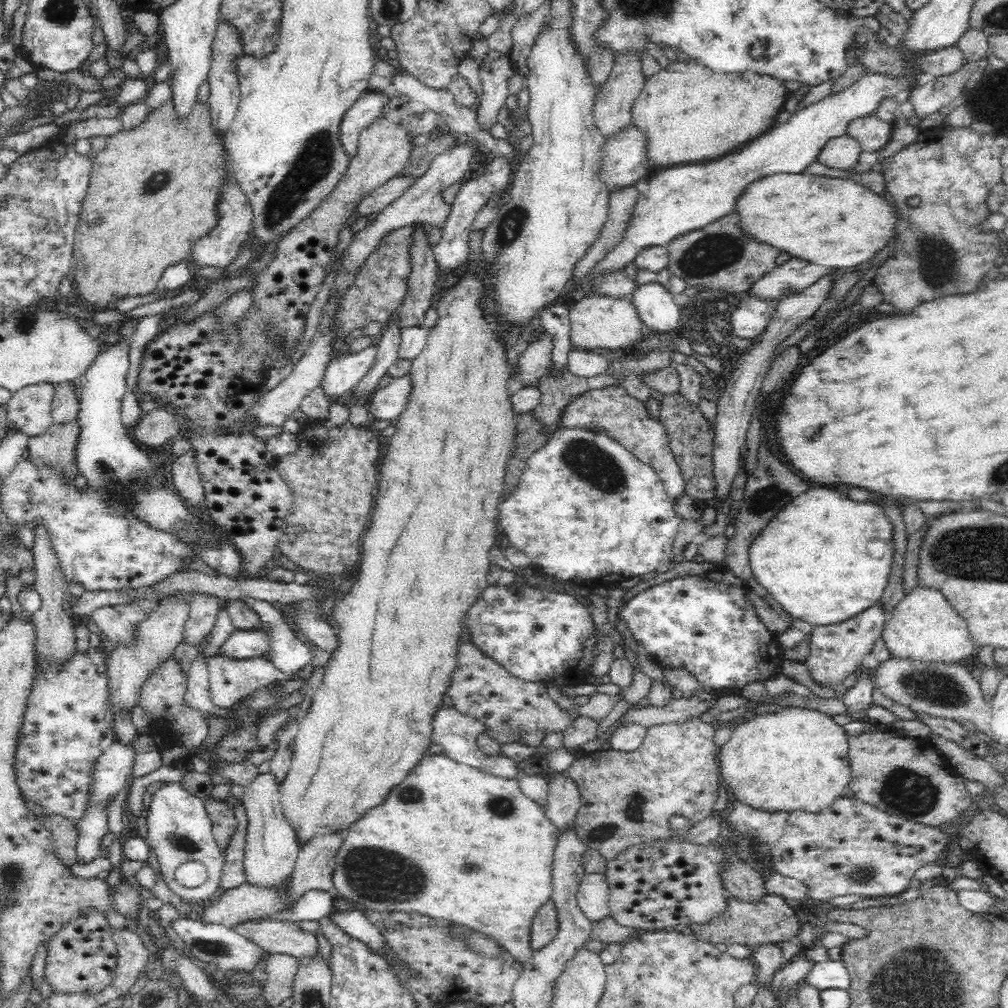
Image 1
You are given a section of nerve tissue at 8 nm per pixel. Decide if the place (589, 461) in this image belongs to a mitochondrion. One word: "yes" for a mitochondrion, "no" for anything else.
yes

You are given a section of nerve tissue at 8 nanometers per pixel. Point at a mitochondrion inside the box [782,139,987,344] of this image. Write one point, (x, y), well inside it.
(937, 267)

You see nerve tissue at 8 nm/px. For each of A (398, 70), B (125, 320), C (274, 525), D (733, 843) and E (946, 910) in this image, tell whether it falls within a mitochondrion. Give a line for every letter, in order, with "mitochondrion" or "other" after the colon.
A: other
B: other
C: other
D: other
E: other

